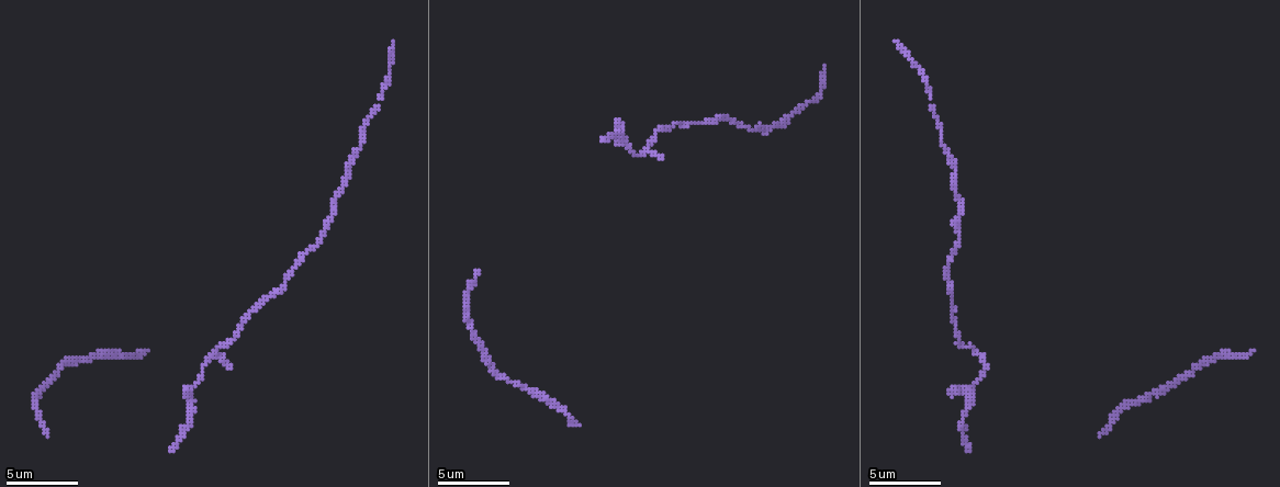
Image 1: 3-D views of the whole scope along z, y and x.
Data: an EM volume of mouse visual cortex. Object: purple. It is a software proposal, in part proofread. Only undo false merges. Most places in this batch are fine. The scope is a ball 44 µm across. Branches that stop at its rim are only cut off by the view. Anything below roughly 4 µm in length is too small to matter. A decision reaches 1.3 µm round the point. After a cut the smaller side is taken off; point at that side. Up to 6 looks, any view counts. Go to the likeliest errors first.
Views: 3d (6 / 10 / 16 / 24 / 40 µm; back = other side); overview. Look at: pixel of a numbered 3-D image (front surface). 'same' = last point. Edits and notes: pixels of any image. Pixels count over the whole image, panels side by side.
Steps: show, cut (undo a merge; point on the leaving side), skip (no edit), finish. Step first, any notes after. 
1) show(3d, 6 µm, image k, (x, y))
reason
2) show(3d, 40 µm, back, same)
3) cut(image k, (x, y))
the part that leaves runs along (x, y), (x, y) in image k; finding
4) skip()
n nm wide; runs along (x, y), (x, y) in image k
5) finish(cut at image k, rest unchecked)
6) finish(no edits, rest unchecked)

show(3d, 10 µm, image 1, (361, 143))
calibre changes

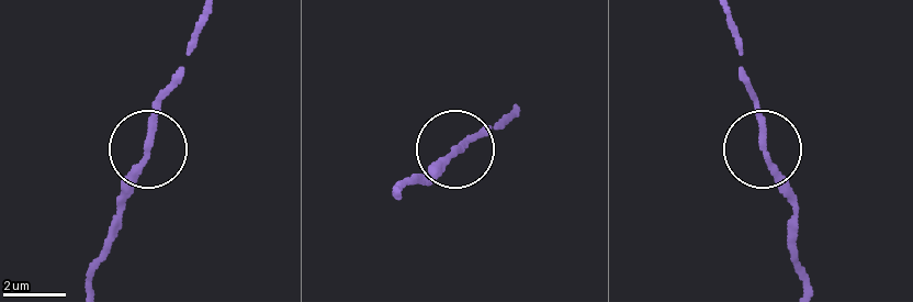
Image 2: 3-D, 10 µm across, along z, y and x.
show(3d, 10 µm, back, image 2, (452, 154))

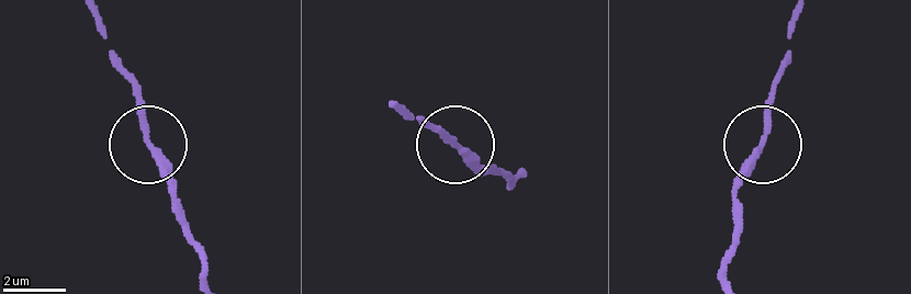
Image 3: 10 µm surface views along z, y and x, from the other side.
skip()
runs along (728, 280), (735, 185), (762, 138), (775, 78) in image 3; all the same cell

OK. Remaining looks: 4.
show(3d, 6 µm, image 1, (634, 157))

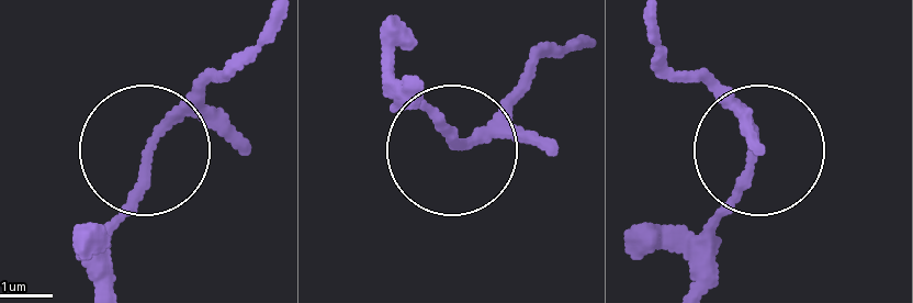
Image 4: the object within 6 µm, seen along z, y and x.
skip()
continuous, no second cell

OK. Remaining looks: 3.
show(3d, 16 µm, image 1, (264, 298))
a narrow waist

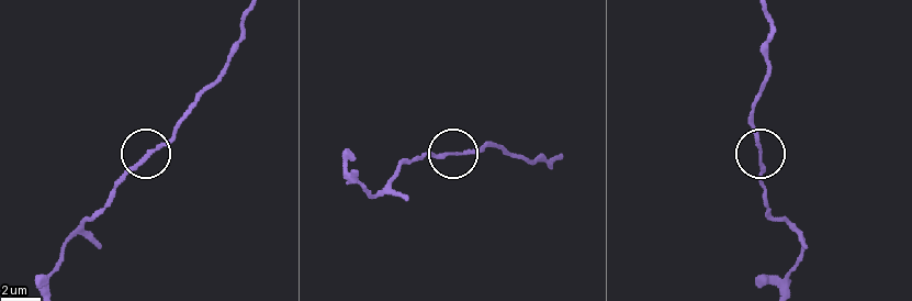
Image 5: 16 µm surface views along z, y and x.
skip()
all the same cell

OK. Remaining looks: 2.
finish(no edits, rest unchecked)

